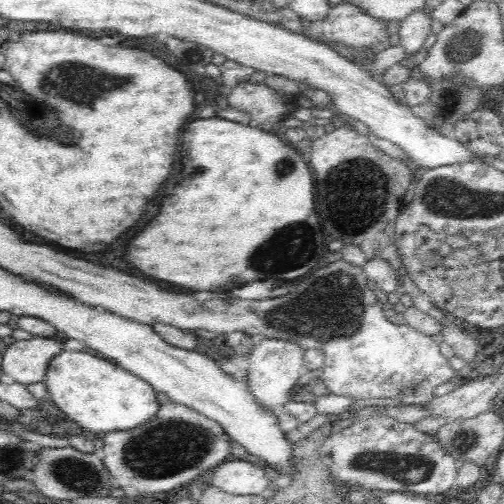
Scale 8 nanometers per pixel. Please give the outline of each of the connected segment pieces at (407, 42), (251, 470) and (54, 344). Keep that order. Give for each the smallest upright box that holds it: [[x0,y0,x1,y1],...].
[[399,9,431,54],[210,459,271,496],[2,337,64,385]]

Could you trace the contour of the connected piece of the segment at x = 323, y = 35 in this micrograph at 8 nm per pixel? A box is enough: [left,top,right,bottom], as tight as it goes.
[300,2,391,67]

